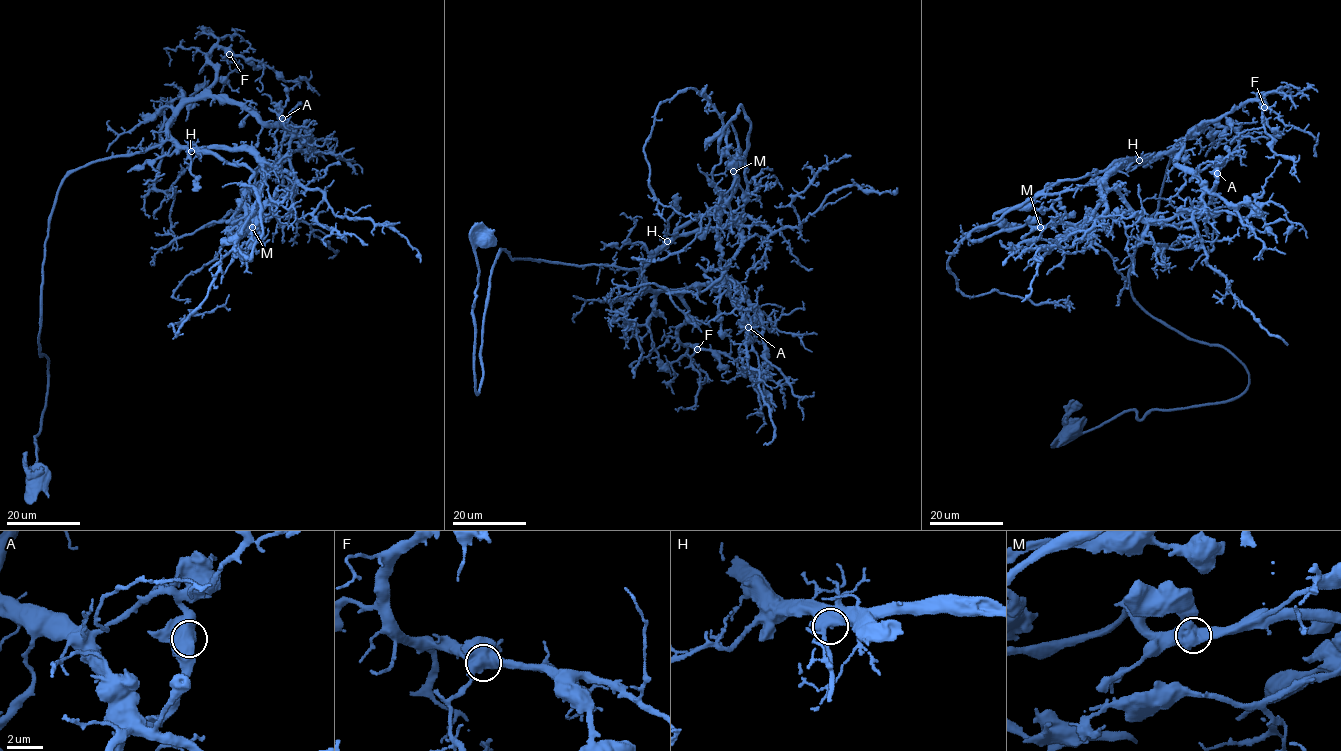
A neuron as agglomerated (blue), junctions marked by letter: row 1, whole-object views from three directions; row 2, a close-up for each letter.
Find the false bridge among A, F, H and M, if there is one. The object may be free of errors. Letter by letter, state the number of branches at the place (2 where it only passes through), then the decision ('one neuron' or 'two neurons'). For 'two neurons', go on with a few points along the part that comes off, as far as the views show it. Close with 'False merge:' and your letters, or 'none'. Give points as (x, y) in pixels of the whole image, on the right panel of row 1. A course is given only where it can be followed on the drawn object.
A: branches 3; one neuron
F: branches 3; one neuron
H: branches 3; one neuron
M: branches 3; one neuron
False merge: none

